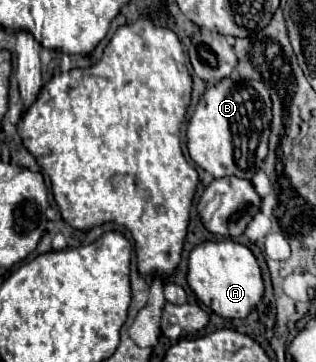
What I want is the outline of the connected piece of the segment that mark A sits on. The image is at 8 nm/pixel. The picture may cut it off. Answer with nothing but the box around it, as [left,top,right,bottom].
[188,240,264,318]

